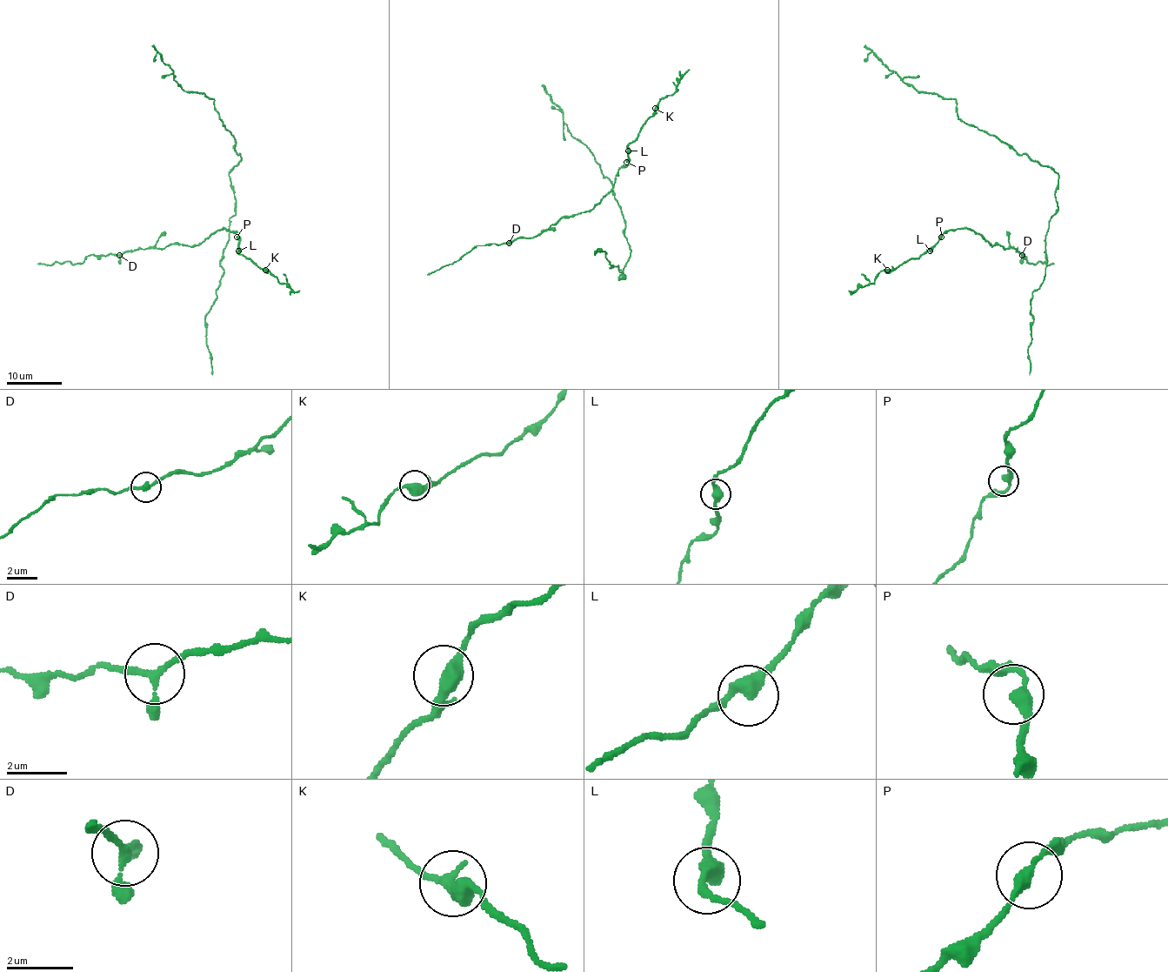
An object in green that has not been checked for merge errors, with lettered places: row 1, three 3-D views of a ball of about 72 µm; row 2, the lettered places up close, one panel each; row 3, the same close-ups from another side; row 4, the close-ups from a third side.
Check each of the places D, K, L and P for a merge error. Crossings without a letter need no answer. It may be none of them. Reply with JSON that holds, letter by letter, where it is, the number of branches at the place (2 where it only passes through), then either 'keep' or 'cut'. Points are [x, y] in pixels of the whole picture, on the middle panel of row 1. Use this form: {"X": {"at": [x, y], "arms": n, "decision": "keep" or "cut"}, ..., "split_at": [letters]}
{"D": {"at": [509, 243], "arms": 3, "decision": "keep"}, "K": {"at": [655, 108], "arms": 3, "decision": "keep"}, "L": {"at": [628, 150], "arms": 2, "decision": "keep"}, "P": {"at": [626, 162], "arms": 2, "decision": "keep"}, "split_at": []}

